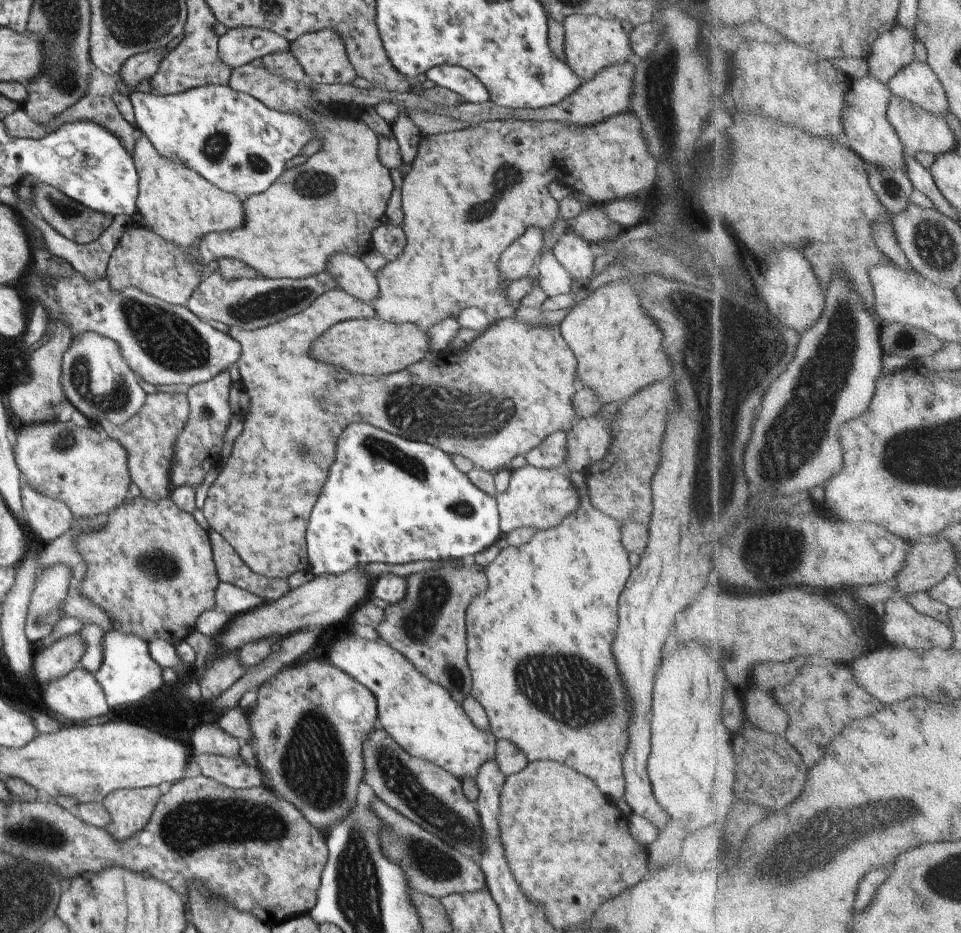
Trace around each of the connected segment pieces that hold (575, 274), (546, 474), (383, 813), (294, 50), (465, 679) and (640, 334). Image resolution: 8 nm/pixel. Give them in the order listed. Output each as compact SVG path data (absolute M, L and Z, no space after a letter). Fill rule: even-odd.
M566 231L561 235L553 247L556 260L572 276L572 282L576 282L579 288L582 286L582 290L585 291L595 277L594 259L597 251L572 231Z
M527 464L524 467L512 469L510 476L506 492L495 496L502 536L516 528L532 528L535 532L542 528L554 528L556 524L560 524L560 520L576 512L580 504L580 496L572 480L567 474L558 470L532 468Z
M380 798L371 803L372 812L384 820L384 836L380 840L384 856L388 860L394 860L404 868L404 874L408 876L408 888L412 891L422 892L434 898L444 898L451 894L470 894L488 890L484 872L476 859L458 851L454 846L438 840L438 836L428 834L418 823L412 822L401 812L392 810L386 806Z
M324 28L320 32L304 34L298 40L289 43L289 50L300 61L309 80L317 84L333 85L338 82L343 85L354 86L353 81L357 74L352 64L350 64L350 60L348 60L346 44L340 38L338 30Z
M471 559L462 561L462 564L464 566L442 566L440 570L410 574L407 577L407 595L400 602L386 607L384 620L375 628L382 641L410 660L422 676L448 690L448 694L458 704L462 704L464 698L469 696L473 684L467 663L465 612L472 599L480 596L488 584L484 566Z
M624 279L598 287L582 299L580 304L567 310L560 331L576 357L577 385L579 388L594 390L603 405L623 403L644 388L672 377L672 365L662 344L662 330L644 312L634 286L626 284Z

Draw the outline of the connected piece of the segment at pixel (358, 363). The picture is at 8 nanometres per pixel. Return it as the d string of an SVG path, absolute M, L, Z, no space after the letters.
M378 316L339 322L312 344L312 356L316 360L360 375L400 372L424 360L427 352L430 352L428 334L416 324L384 322Z

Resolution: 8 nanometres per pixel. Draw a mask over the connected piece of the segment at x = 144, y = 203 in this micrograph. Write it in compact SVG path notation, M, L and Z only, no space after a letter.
M136 132L136 146L131 154L139 180L137 212L144 216L146 225L166 242L176 244L200 260L198 244L204 236L210 232L232 232L244 224L244 204L236 194L220 190L184 164L160 156L144 132Z

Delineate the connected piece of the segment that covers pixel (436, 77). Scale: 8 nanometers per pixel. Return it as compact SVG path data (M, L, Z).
M450 64L430 68L423 79L432 80L438 86L444 86L466 101L486 102L490 100L487 88L466 68Z

